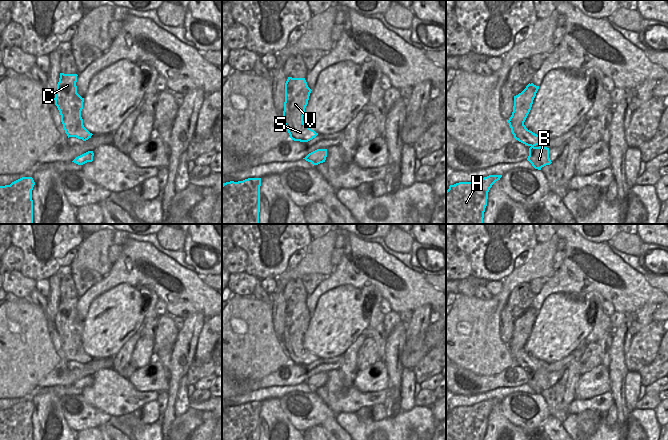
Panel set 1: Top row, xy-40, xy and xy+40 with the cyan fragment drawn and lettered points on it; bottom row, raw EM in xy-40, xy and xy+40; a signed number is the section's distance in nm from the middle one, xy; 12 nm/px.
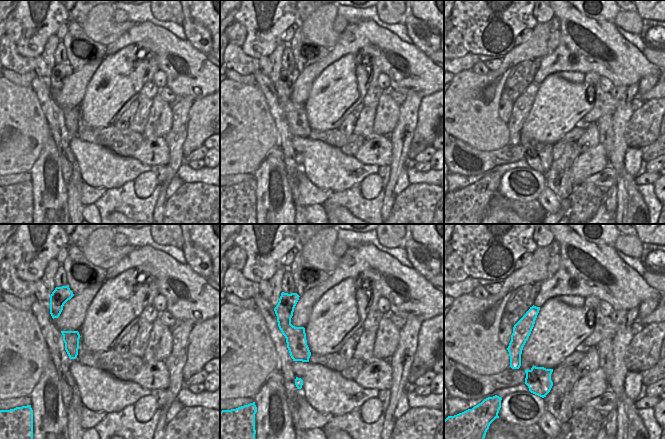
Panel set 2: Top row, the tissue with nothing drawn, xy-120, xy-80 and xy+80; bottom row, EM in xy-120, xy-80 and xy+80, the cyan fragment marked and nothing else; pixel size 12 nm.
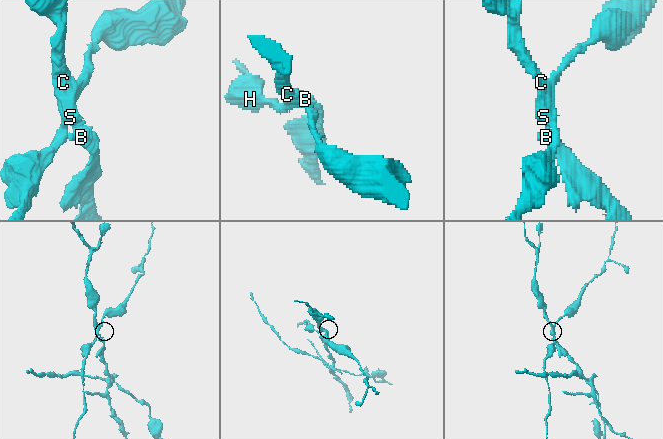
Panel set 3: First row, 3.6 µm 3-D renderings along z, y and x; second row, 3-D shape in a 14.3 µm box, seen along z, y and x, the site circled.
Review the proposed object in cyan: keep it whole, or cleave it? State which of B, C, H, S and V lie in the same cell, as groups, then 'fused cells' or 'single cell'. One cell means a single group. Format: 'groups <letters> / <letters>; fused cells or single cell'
groups B C S V / H; fused cells

